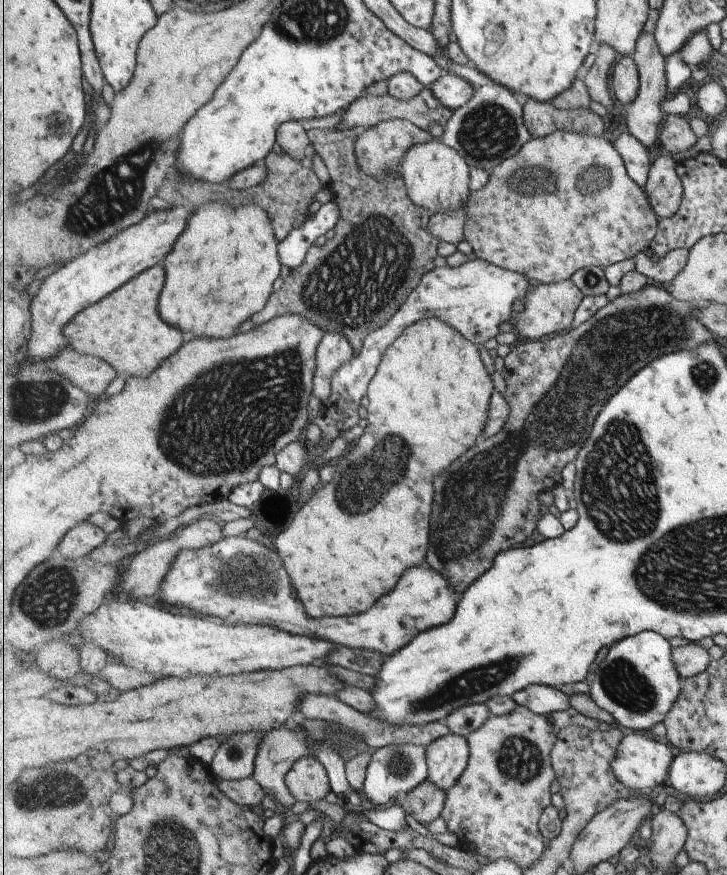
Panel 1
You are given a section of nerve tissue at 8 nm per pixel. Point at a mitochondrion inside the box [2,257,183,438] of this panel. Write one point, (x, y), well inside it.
(49, 400)

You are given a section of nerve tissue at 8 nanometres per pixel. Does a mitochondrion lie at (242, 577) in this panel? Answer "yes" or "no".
yes

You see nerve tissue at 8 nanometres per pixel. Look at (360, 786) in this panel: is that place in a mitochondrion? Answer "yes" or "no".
no

